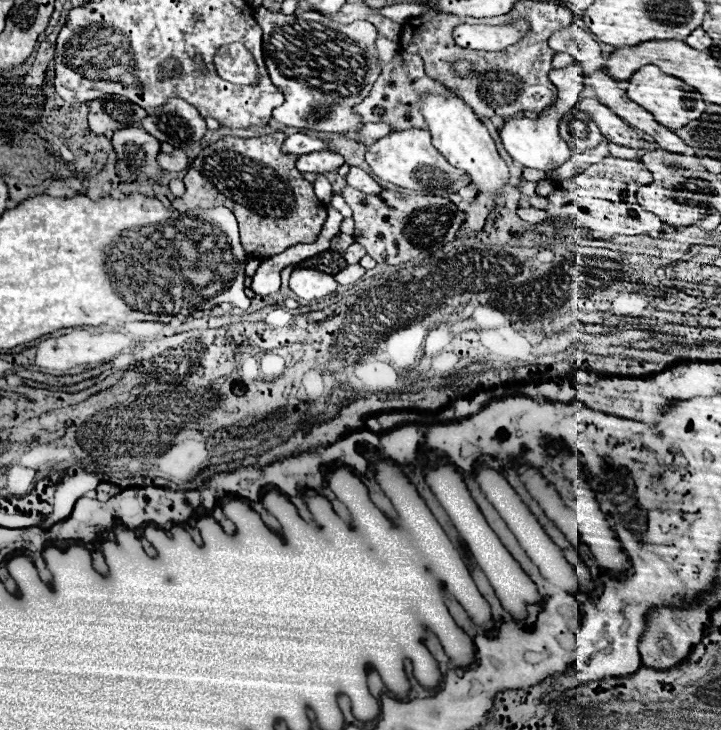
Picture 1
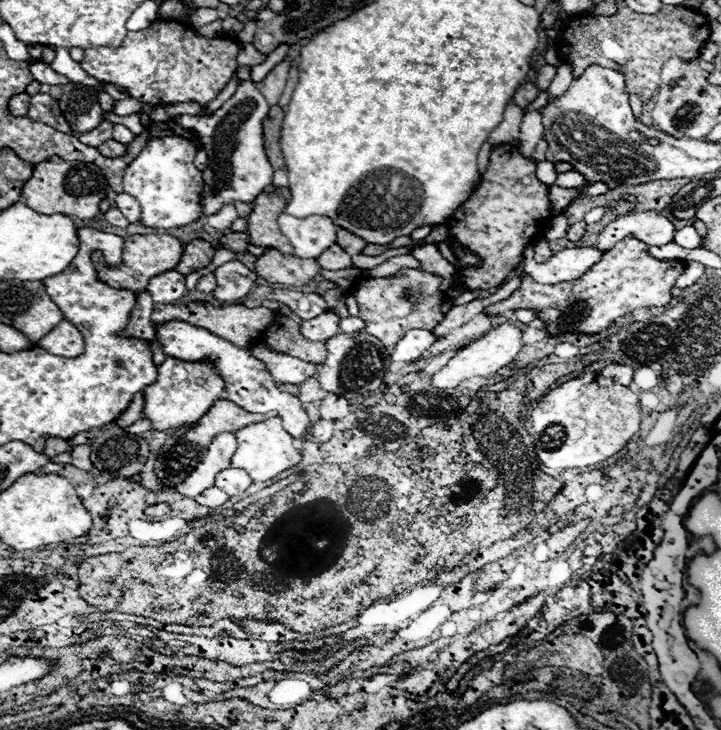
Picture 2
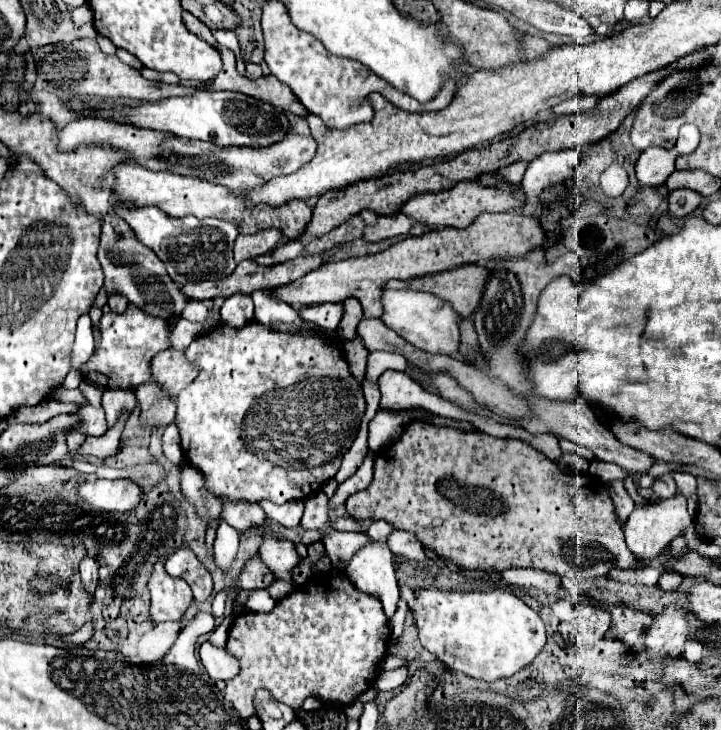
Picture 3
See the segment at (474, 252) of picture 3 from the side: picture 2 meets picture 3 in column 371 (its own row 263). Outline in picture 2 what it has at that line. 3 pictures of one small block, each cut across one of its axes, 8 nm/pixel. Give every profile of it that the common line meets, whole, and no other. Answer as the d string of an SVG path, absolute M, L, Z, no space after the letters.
M266 250L256 260L256 274L272 284L302 286L320 274L320 270L322 268L316 260L300 260L296 256L284 256L276 250Z

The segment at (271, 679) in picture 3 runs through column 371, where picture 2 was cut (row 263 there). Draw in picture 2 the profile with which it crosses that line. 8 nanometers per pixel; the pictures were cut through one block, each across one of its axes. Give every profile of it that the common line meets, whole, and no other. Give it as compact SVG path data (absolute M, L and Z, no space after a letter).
M628 236L628 240L620 240L620 244L616 244L612 250L604 252L602 260L596 262L584 276L564 282L564 284L538 284L534 282L528 274L522 276L520 280L520 288L504 302L496 302L492 306L488 306L484 310L484 314L488 316L500 316L508 310L536 310L538 318L544 320L546 324L546 332L548 336L562 336L562 334L600 334L604 330L608 330L612 324L616 324L622 316L634 312L636 308L648 308L648 306L668 306L668 302L672 300L672 288L676 284L676 278L686 270L688 262L684 260L656 260L648 254L648 244Z

